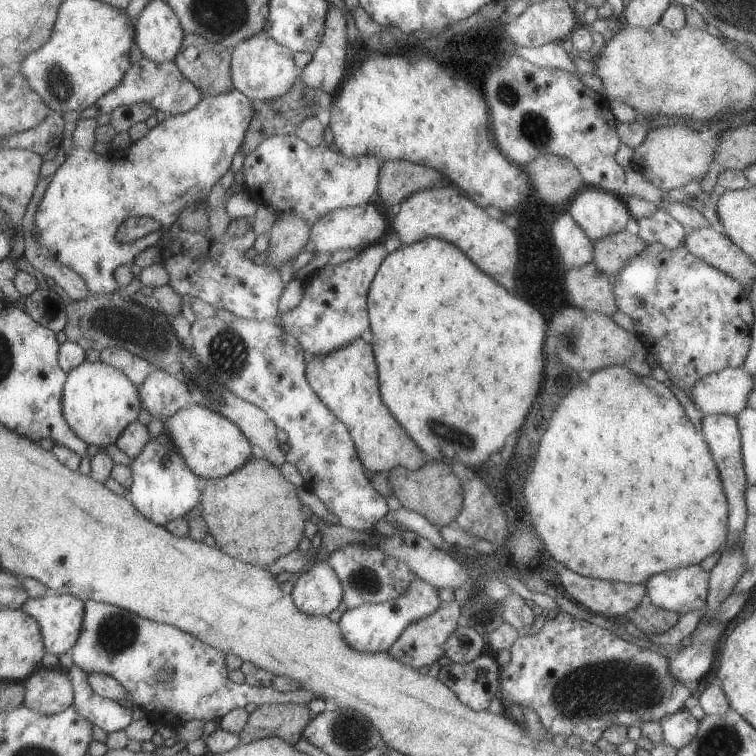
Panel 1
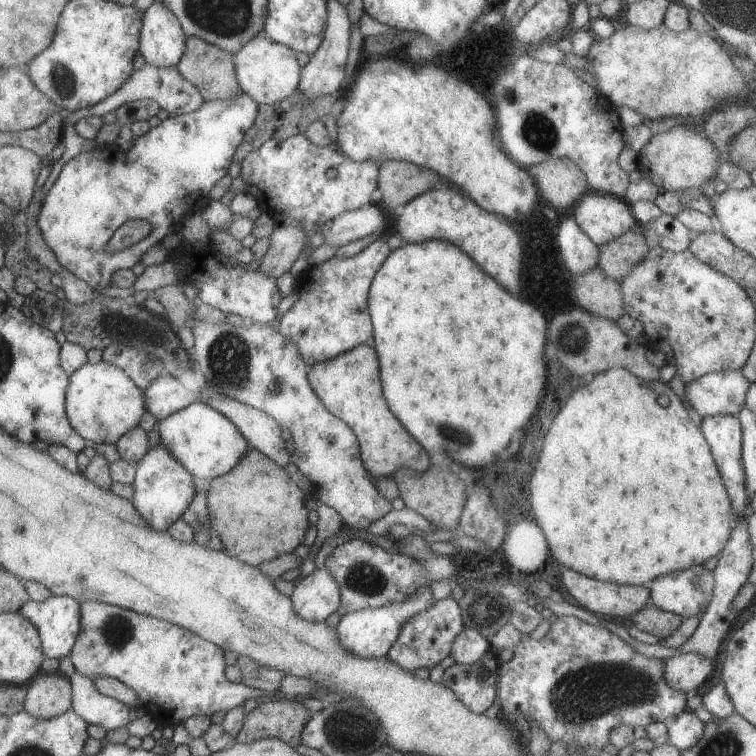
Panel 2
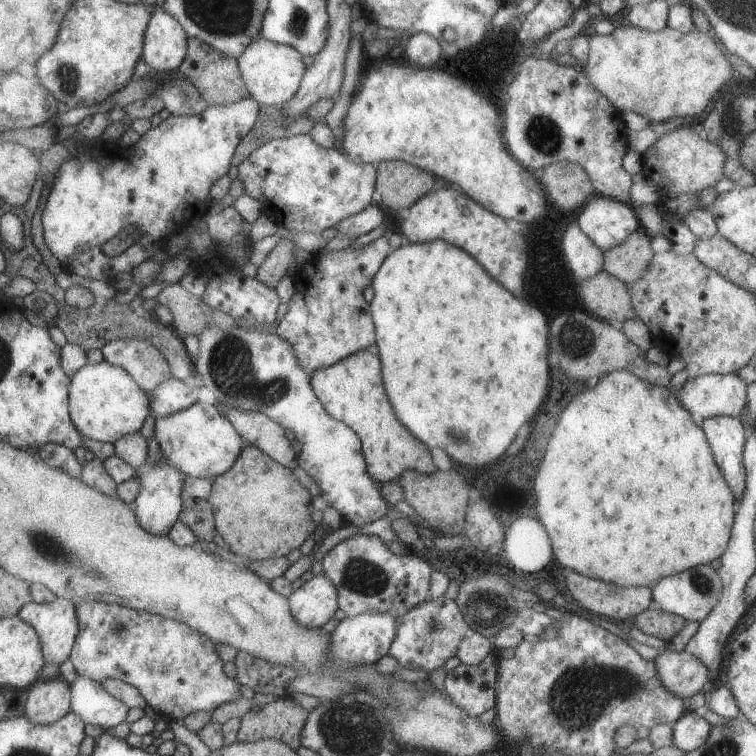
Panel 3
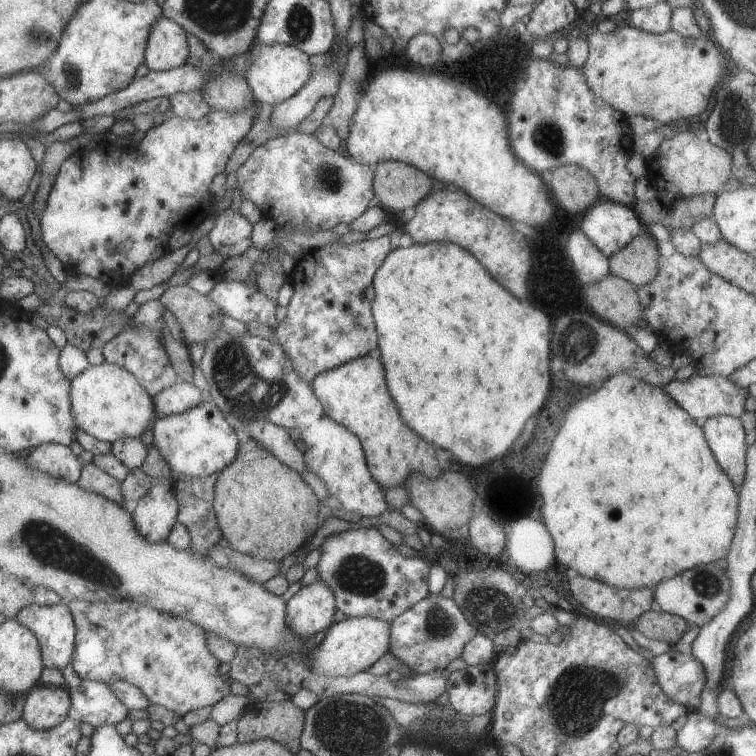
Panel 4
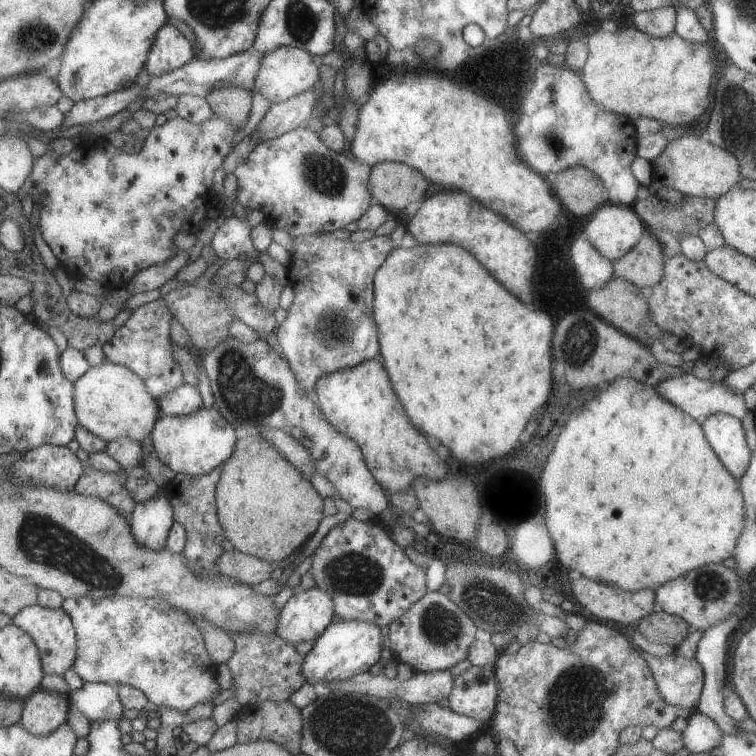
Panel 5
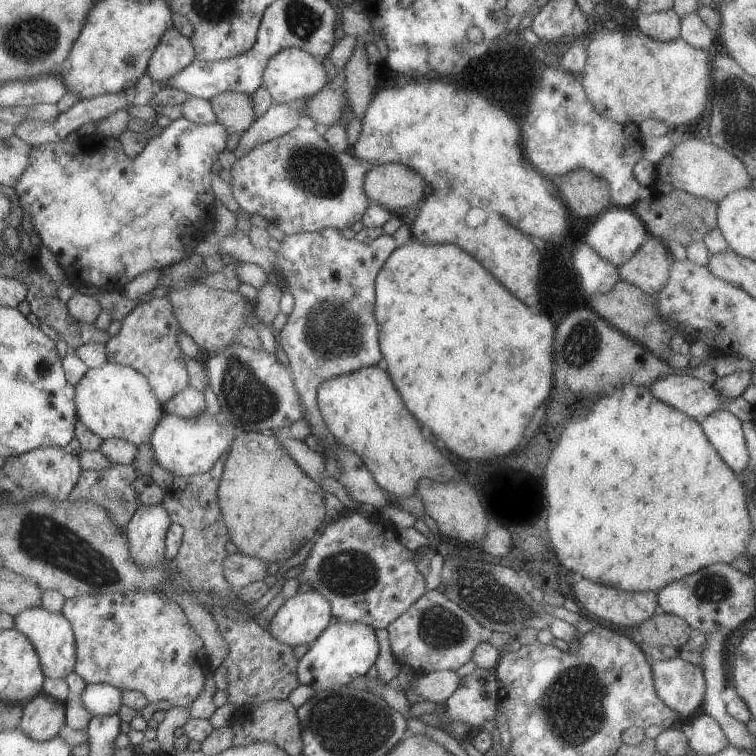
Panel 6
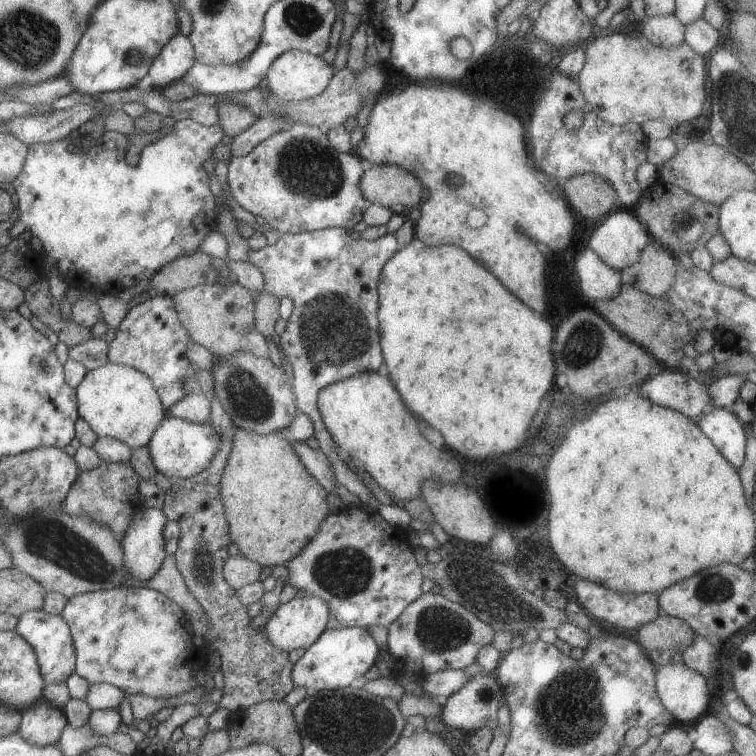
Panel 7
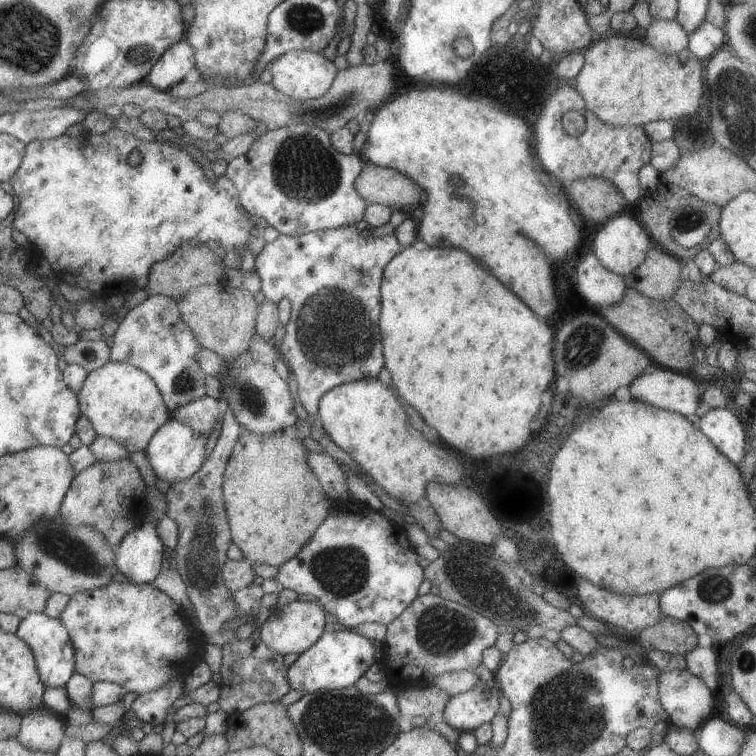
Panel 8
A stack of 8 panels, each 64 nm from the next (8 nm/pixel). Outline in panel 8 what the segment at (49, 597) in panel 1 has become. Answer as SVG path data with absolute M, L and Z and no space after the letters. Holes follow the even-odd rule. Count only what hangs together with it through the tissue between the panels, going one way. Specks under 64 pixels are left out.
M45 613L27 614L14 632L31 650L39 680L45 688L64 687L74 673L74 654L71 640L59 619L47 618Z

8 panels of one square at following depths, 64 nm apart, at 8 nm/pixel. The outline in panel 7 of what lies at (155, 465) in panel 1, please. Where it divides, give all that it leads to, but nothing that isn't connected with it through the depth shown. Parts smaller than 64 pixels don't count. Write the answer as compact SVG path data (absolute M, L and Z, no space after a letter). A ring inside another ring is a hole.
M143 507L132 518L120 540L122 567L133 578L149 580L165 558L162 528L166 518L159 509Z

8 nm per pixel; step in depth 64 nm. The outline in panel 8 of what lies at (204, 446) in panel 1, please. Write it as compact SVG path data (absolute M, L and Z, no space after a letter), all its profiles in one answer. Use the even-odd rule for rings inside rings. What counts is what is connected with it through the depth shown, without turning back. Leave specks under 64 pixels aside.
M169 418L151 436L144 448L148 464L152 468L157 479L165 482L182 481L189 478L204 461L203 449L206 440L187 425L178 420Z

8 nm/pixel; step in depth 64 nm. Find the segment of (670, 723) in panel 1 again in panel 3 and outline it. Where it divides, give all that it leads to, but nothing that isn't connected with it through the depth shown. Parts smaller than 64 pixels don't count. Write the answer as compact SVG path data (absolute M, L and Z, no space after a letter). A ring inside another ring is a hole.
M686 710L684 715L671 724L672 741L679 750L699 748L710 735L712 725L693 711Z

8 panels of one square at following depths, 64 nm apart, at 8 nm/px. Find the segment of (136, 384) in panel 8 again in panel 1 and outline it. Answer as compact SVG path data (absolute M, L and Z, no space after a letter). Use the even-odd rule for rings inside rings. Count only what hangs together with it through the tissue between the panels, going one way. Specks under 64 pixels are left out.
M85 360L66 373L61 395L63 418L86 445L95 444L99 448L113 445L122 430L137 421L141 408L138 388L111 365Z

